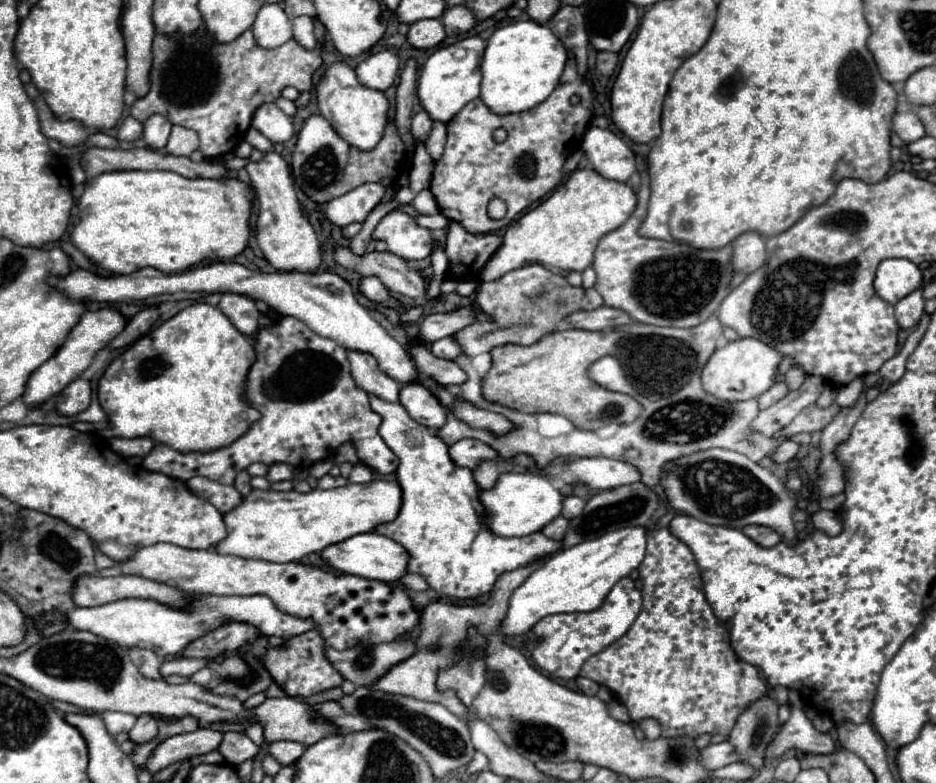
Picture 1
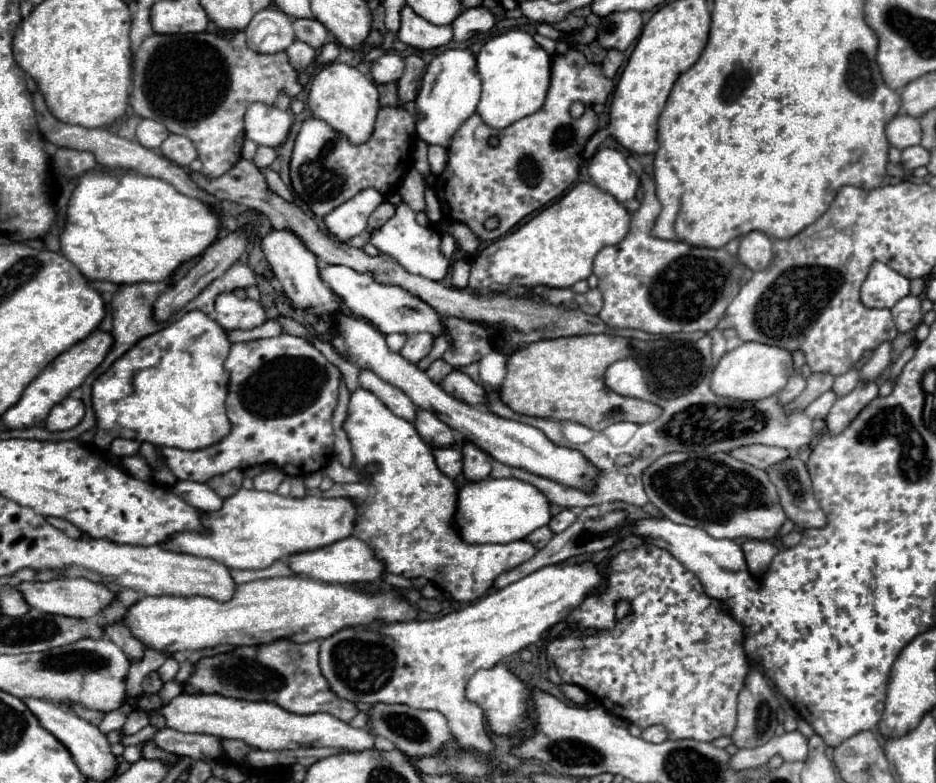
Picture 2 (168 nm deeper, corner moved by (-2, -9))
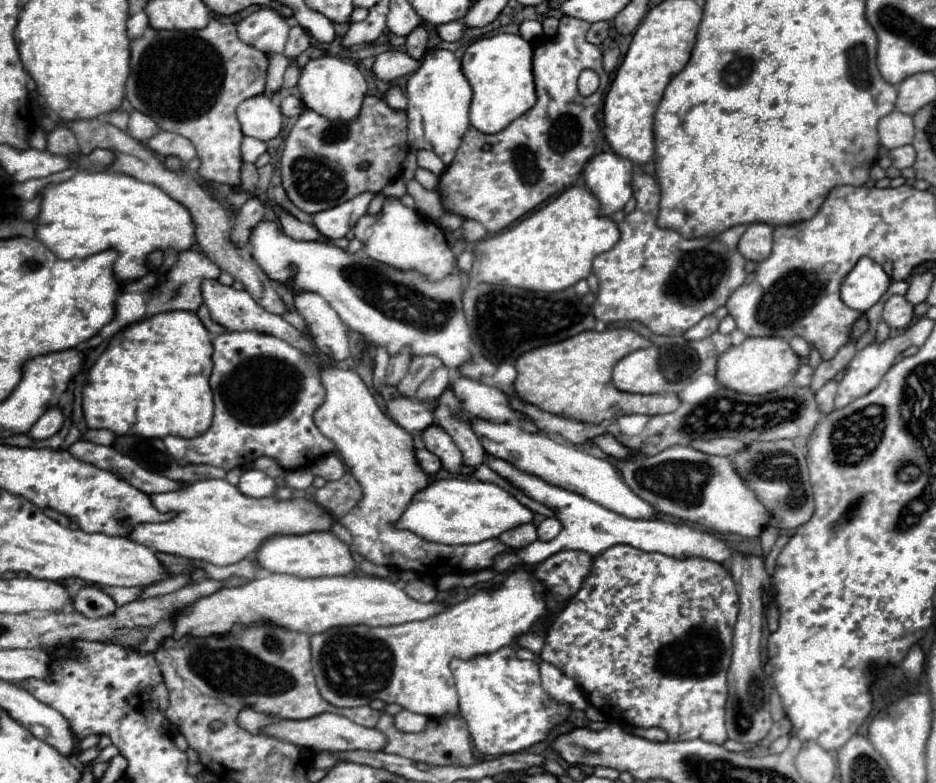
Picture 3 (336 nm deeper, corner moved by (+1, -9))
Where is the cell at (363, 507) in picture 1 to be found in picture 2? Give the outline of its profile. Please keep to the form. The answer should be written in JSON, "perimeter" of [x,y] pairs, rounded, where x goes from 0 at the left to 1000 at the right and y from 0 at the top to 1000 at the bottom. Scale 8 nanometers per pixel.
{"perimeter":[[[259,623],[254,626],[254,631],[239,639],[237,651],[229,656],[218,656],[216,669],[224,677],[224,682],[192,679],[186,682],[173,697],[186,705],[233,715],[248,728],[250,725],[278,728],[312,708],[340,702],[376,685],[380,662],[382,646],[374,636],[344,636],[344,633],[312,636]]]}

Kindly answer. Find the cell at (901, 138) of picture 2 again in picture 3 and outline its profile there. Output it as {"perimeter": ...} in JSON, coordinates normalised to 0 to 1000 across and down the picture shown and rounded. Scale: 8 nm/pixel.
{"perimeter":[[[954,140],[952,146],[943,148],[937,158],[939,163],[939,179],[941,186],[948,192],[967,186],[975,181],[975,151],[971,146],[965,146],[960,140]]]}

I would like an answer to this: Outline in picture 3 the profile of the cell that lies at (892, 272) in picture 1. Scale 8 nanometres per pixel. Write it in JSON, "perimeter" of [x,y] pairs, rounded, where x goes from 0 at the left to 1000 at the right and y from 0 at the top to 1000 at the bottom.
{"perimeter":[[[920,330],[913,342],[899,360],[899,383],[916,398],[926,398],[950,368],[950,355],[943,350],[941,337],[931,330]]]}

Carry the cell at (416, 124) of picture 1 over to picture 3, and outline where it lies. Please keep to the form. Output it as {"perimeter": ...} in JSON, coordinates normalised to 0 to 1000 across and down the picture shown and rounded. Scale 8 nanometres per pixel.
{"perimeter":[[[448,215],[448,217],[443,220],[443,230],[446,230],[450,238],[454,238],[456,243],[465,243],[465,240],[467,240],[467,232],[469,232],[469,225],[463,222],[463,220],[458,220],[458,217]]]}

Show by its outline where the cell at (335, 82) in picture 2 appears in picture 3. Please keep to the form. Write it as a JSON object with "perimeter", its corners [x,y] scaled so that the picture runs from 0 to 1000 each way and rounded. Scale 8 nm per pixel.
{"perimeter":[[[343,72],[343,74],[330,77],[322,87],[317,112],[322,117],[324,133],[330,140],[337,140],[339,146],[345,146],[347,151],[354,151],[354,153],[369,153],[369,156],[381,151],[384,135],[392,120],[390,100],[381,89],[381,84],[377,84],[364,74],[356,74],[356,72]]]}

